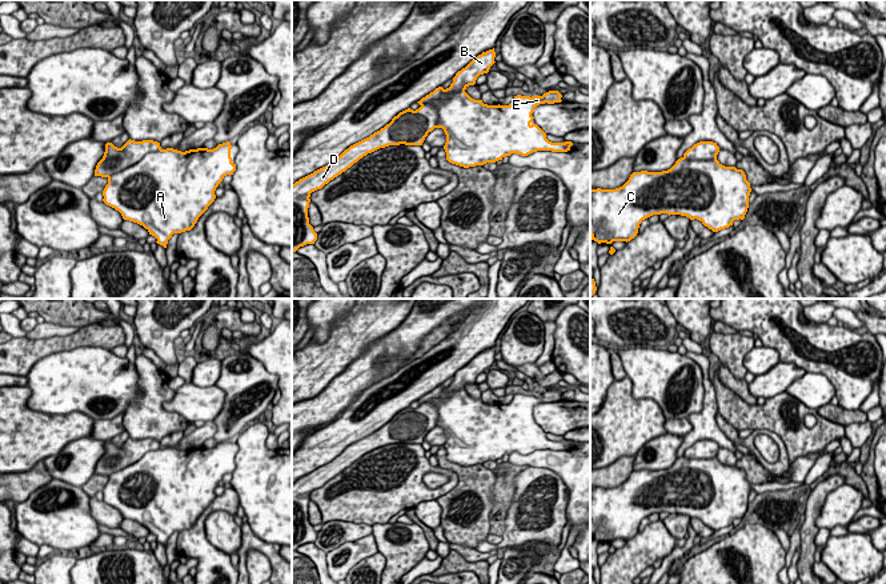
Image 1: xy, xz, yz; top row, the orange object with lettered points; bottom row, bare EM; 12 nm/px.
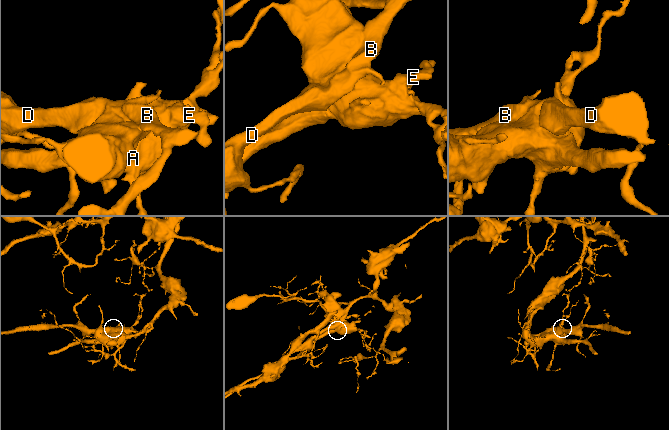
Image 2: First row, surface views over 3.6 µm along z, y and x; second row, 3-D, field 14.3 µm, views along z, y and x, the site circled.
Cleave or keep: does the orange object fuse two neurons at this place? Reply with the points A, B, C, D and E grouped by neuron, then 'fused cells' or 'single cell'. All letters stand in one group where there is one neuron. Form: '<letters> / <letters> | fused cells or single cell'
A C E / B D | fused cells

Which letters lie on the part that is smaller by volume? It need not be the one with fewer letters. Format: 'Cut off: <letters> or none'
Cut off: A, C, E

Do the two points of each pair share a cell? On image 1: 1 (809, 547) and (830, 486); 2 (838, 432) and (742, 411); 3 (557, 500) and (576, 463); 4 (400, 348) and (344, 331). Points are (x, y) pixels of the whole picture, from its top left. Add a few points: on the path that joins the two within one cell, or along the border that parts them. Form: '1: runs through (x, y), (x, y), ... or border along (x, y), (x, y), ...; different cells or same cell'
1: runs through (809, 531), (809, 519), (816, 500); same cell
2: runs through (814, 434), (786, 431), (772, 416), (766, 416); same cell
3: border along (540, 467), (554, 471), (566, 487), (565, 518); different cells
4: border along (403, 322), (372, 342), (353, 360); different cells

